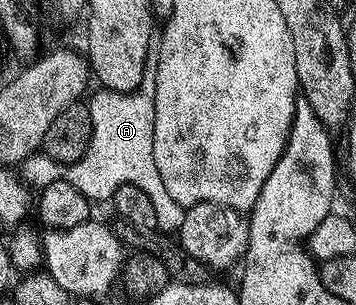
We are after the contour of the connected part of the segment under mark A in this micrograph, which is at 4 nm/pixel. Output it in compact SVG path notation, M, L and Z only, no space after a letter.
M152 40L148 44L148 60L142 82L130 94L121 94L115 90L98 88L88 98L90 115L92 116L92 140L88 144L88 152L75 162L65 163L58 174L65 174L66 181L76 184L80 192L89 198L91 203L98 204L113 199L116 188L120 184L136 184L136 188L144 188L144 193L156 207L156 227L163 234L173 235L184 224L185 209L168 196L168 188L164 188L164 180L160 180L160 171L156 169L156 156L152 156L154 143L154 117L156 116L156 68L160 60L158 42Z

